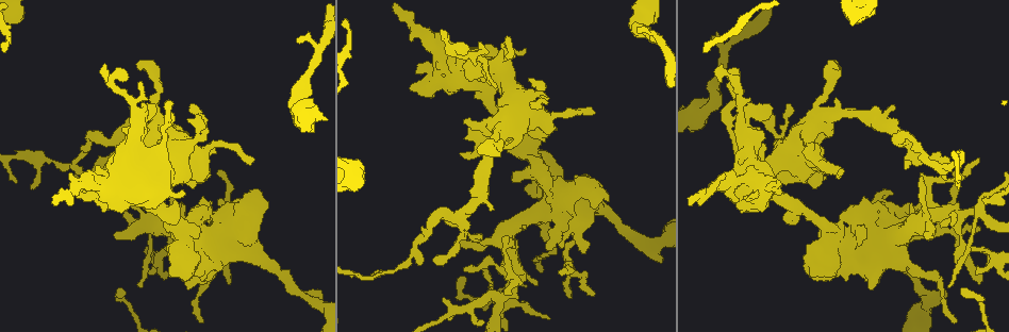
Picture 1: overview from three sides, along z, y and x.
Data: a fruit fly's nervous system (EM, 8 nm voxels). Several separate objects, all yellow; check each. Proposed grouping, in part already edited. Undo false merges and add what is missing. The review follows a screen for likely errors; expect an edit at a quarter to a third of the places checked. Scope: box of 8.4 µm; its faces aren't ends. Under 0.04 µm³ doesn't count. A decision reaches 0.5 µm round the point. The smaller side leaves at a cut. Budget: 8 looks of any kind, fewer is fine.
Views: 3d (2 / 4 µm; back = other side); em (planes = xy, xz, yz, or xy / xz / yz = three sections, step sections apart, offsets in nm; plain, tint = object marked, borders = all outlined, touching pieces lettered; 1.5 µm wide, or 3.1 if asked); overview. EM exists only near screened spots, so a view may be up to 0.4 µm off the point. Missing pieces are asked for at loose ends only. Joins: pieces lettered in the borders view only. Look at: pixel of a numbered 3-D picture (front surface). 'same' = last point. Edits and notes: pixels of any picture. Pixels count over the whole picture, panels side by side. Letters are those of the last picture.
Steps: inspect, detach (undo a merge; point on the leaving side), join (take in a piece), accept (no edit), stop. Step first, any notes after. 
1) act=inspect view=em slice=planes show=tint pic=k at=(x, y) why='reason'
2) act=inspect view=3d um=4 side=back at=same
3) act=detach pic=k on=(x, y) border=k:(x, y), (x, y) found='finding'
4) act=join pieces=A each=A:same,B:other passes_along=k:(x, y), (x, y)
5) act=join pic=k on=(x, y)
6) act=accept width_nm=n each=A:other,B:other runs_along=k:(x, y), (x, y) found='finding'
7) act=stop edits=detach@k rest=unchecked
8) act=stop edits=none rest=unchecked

act=inspect view=em slice=planes show=borders pic=1 at=(510, 293) why='tapers out'

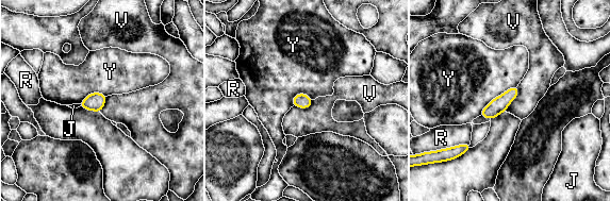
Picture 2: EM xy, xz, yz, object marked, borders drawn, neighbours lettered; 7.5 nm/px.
act=accept each=J:other,R:other,V:other,Y:other border=2:(516, 85), (495, 97), (479, 115) found='none of them fits'

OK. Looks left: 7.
act=inspect view=3d um=2 pic=1 at=(951, 233) why='sharp bend'

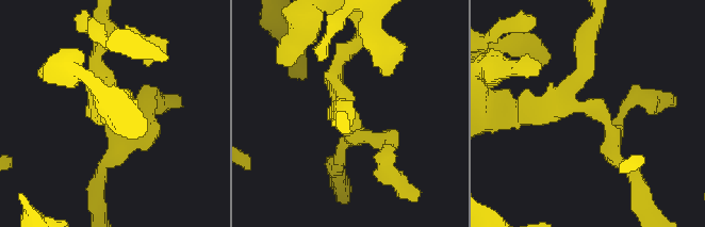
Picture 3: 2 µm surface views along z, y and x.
act=inspect view=em slice=planes show=borders pic=3 at=(585, 104) why='now the EM'

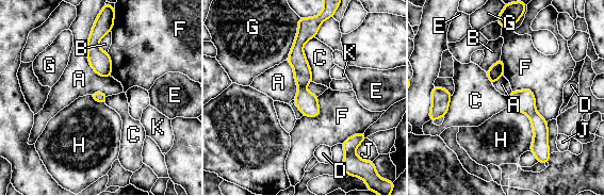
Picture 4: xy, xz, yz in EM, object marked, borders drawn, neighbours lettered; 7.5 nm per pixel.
act=accept each=A:other,B:other,C:other,D:other,E:other,F:other,G:other,H:other,J:other,K:other border=4:(95, 20), (87, 61), (107, 78) found='all the same neuron'

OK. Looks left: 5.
act=inspect view=em slice=planes show=borders pic=1 at=(296, 39)

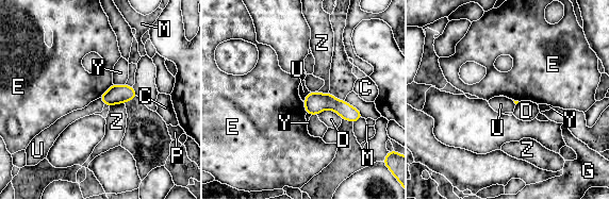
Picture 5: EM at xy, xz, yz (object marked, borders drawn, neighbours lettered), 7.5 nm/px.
act=accept each=C:other,D:other,E:other,G:other,M:other,P:other,U:other,Y:other,Z:other border=5:(113, 84), (99, 97) found='no lettered piece goes on from it'

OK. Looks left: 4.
act=stop edits=none rest=unchecked

